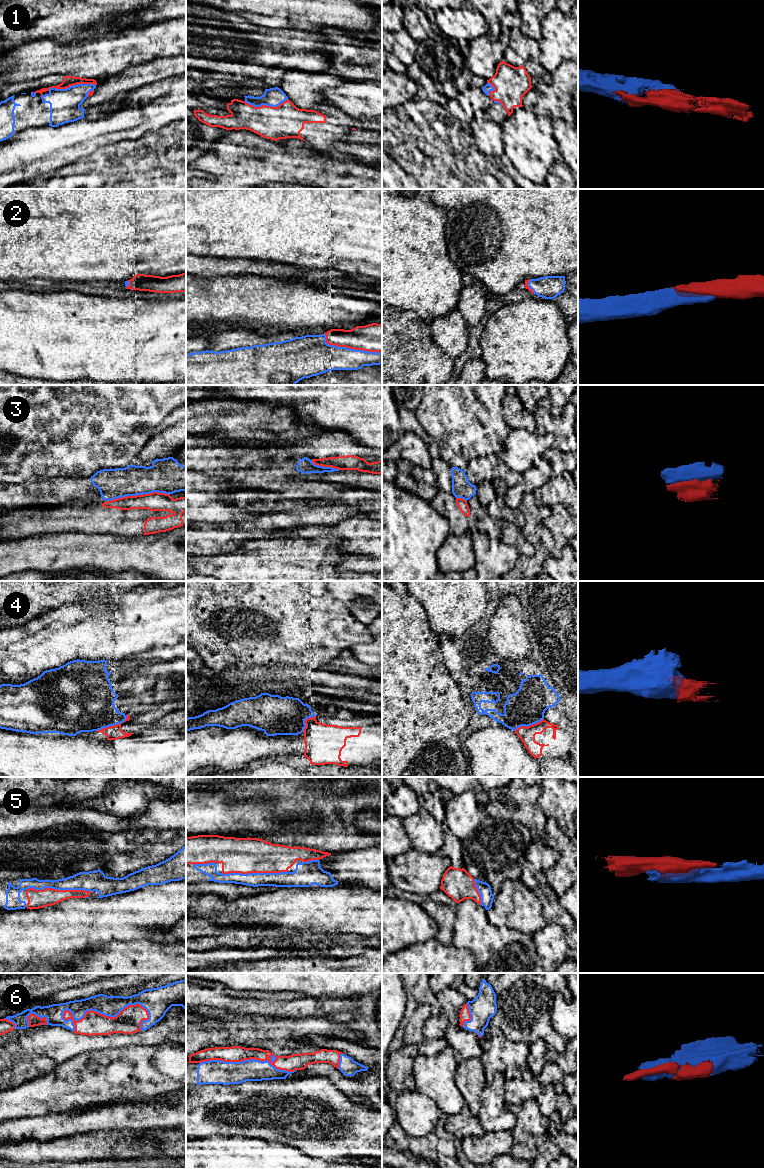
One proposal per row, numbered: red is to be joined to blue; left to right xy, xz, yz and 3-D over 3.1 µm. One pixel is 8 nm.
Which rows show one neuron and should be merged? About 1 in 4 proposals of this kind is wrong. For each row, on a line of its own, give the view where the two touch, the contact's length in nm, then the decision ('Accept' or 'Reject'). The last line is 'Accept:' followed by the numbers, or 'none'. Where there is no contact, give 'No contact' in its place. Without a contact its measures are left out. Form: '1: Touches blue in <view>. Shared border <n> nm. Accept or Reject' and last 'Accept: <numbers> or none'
1: Touches blue in xy. Shared border 380 nm. Accept
2: Touches blue in xz. Shared border 500 nm. Accept
3: Touches blue in xy. Shared border 500 nm. Reject
4: Touches blue in xy. Shared border 280 nm. Reject
5: Touches blue in xy. Shared border 550 nm. Accept
6: Touches blue in xy. Shared border 700 nm. Accept
Accept: 1, 2, 5, 6

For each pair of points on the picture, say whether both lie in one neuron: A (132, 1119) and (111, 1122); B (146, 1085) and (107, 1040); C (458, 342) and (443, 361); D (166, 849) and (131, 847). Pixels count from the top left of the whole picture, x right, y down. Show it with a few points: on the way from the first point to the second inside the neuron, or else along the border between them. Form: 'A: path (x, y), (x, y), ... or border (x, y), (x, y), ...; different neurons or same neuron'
A: path (127, 1119), (116, 1119); same neuron
B: border (136, 1044), (104, 1048), (90, 1052); different neurons
C: border (432, 337), (432, 340), (453, 359); different neurons
D: path (157, 847), (140, 847); same neuron

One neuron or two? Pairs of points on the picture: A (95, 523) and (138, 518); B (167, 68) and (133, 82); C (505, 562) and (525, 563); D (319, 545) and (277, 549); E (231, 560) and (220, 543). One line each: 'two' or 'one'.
A: one
B: one
C: two
D: one
E: two

